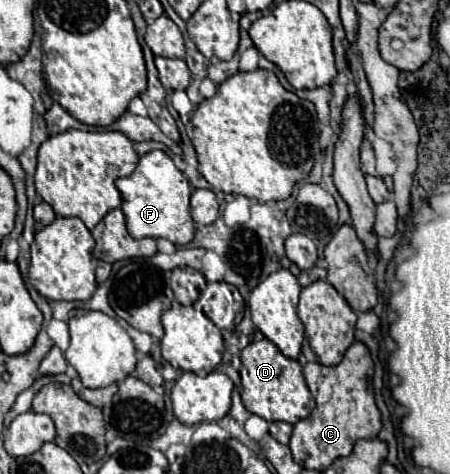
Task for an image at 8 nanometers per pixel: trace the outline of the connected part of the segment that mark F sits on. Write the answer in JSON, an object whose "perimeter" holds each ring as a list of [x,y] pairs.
{"perimeter":[[[160,149],[140,157],[132,175],[116,181],[122,195],[122,211],[126,215],[128,233],[134,239],[166,237],[176,245],[186,245],[194,237],[194,221],[190,217],[192,187],[174,161]]]}

